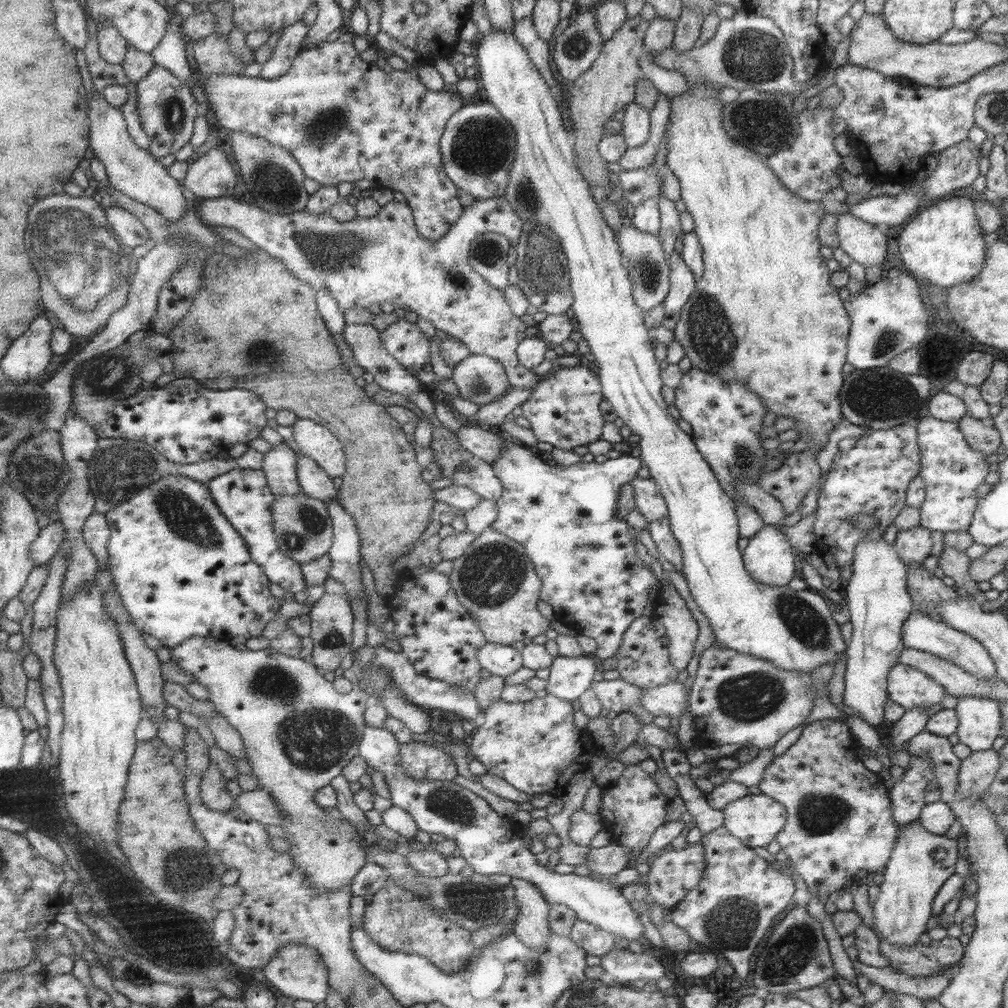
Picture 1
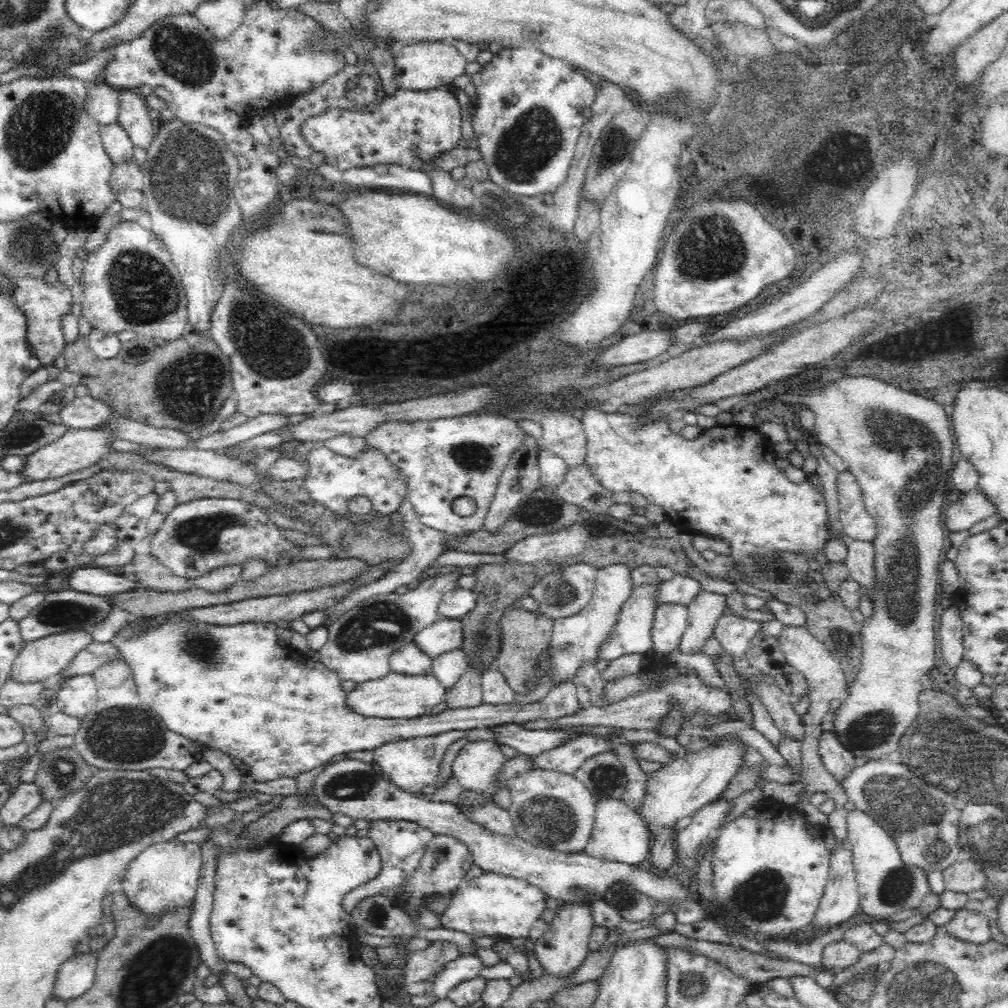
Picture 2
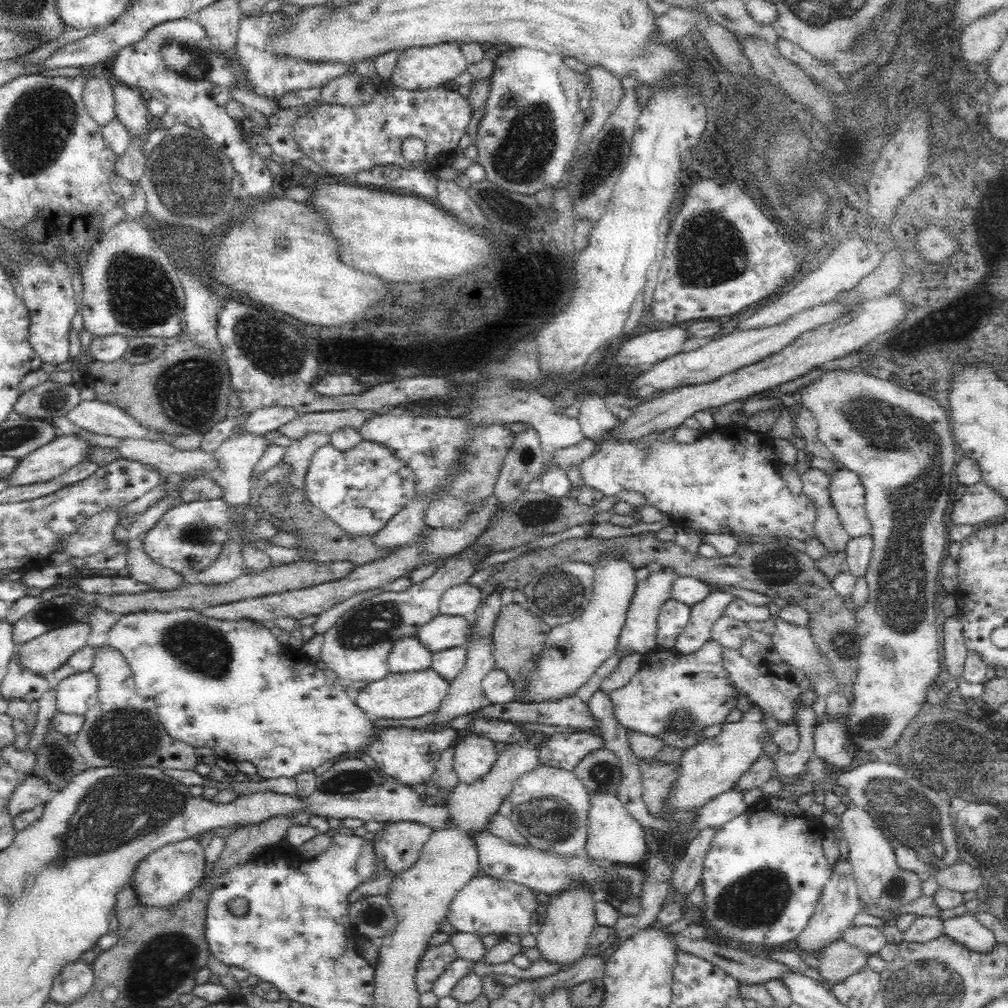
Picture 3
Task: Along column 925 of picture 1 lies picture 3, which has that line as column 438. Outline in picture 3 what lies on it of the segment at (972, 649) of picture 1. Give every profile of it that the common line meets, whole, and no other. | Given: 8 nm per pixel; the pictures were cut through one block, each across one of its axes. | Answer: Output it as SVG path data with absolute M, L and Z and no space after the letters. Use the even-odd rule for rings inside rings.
M439 614L422 626L416 637L434 655L442 650L465 646L469 641L469 626L468 617Z

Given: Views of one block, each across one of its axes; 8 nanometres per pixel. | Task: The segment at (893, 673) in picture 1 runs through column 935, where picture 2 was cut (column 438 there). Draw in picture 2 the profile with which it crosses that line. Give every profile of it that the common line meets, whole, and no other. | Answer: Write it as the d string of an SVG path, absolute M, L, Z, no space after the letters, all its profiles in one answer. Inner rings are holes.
M391 671L390 674L376 680L356 683L346 693L345 703L350 710L366 717L412 718L430 714L437 704L445 698L447 689L436 679L433 673L422 676L406 676Z

